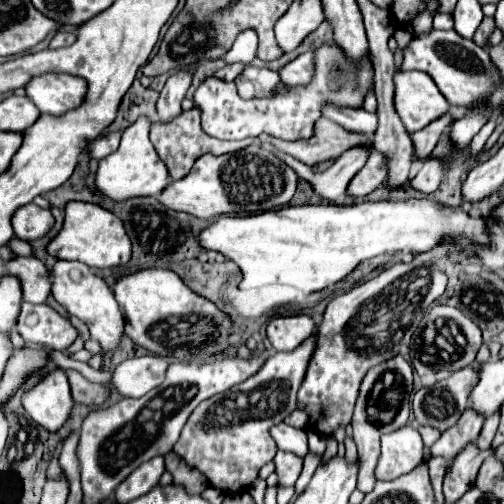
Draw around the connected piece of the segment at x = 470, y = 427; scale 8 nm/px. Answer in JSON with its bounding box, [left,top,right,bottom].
[430,408,484,466]

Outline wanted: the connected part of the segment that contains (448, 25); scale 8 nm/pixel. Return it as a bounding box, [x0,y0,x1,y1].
[433,14,454,30]

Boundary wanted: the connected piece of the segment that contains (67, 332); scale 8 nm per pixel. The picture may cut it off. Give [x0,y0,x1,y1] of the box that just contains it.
[18,302,78,350]

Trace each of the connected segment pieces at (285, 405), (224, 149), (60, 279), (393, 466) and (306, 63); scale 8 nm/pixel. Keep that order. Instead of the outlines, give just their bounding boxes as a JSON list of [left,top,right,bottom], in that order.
[[174,336,314,494],[150,108,254,180],[52,260,124,370],[376,424,424,480],[280,52,314,86]]

